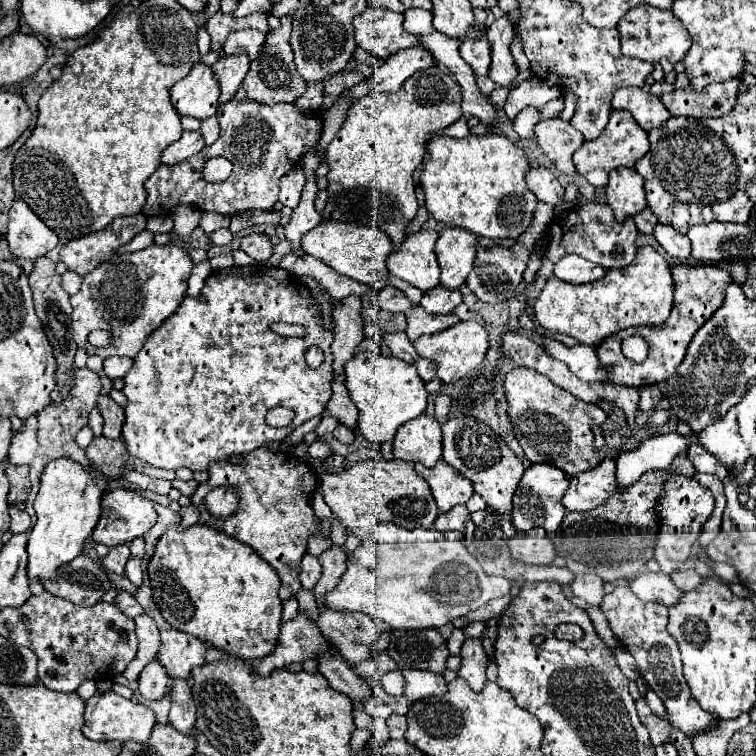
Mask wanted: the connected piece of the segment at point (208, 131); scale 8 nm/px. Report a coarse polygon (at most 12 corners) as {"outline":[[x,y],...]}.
{"outline":[[211,117],[201,123],[205,145],[219,139],[219,121]]}

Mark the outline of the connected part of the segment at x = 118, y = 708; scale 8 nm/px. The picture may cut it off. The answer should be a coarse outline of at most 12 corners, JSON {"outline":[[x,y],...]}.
{"outline":[[111,691],[87,699],[83,735],[145,743],[155,713]]}

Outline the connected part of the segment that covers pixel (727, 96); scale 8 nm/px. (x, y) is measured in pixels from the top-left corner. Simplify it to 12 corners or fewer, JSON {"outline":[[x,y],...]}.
{"outline":[[739,79],[661,95],[673,117],[723,117]]}

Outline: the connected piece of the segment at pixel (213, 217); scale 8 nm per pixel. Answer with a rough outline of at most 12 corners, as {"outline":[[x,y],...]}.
{"outline":[[201,213],[199,227],[213,233],[229,227],[229,217],[217,213]]}

